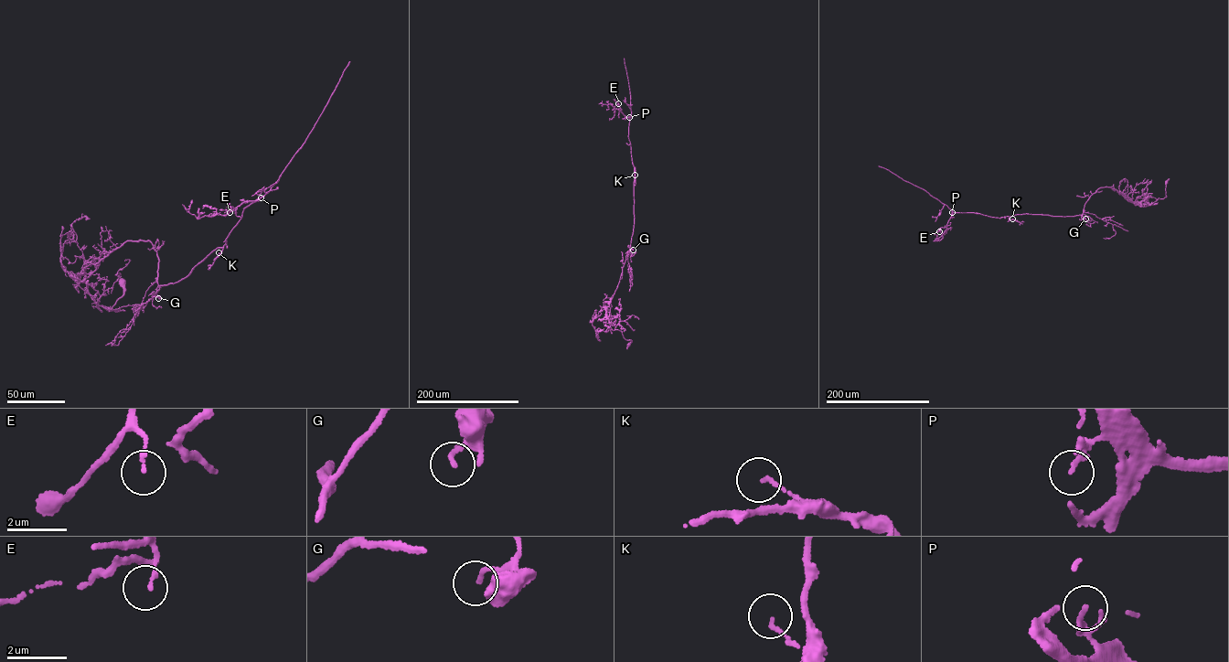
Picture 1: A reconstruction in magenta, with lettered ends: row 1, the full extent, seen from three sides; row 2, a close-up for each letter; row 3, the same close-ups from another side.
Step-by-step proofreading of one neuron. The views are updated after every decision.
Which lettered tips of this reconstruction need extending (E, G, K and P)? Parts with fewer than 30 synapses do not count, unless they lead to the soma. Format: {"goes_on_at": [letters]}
{"goes_on_at": []}

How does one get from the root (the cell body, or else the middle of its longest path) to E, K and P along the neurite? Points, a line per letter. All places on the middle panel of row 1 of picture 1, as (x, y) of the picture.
E: (628, 344), (632, 340), (613, 330), (608, 318), (634, 219), (629, 119), (618, 103)
K: (628, 344), (632, 340), (625, 338), (622, 331), (613, 330), (608, 317), (633, 233), (635, 175)
P: (628, 344), (632, 340), (625, 338), (622, 331), (613, 330), (608, 317), (634, 228), (635, 174), (629, 117)

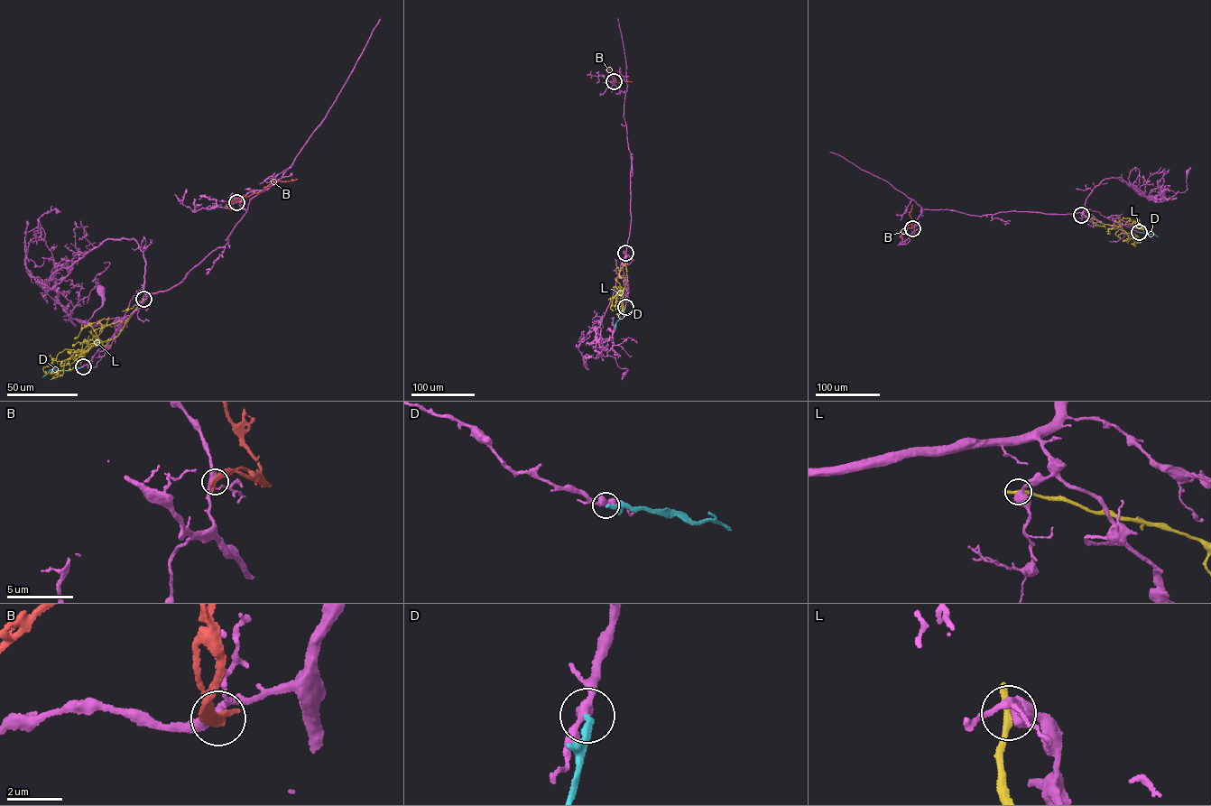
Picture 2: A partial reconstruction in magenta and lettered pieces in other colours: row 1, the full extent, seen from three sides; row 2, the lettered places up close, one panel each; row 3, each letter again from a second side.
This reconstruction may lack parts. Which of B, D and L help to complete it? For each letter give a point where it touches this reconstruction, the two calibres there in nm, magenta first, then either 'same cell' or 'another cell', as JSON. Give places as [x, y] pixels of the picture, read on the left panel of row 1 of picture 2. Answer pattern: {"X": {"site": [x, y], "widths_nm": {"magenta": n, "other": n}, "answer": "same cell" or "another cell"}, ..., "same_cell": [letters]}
{"B": {"site": [236, 202], "widths_nm": {"magenta": 280, "other": 340}, "answer": "another cell"}, "D": {"site": [83, 366], "widths_nm": {"magenta": 380, "other": 280}, "answer": "another cell"}, "L": {"site": [143, 299], "widths_nm": {"magenta": 440, "other": 320}, "answer": "another cell"}, "same_cell": []}

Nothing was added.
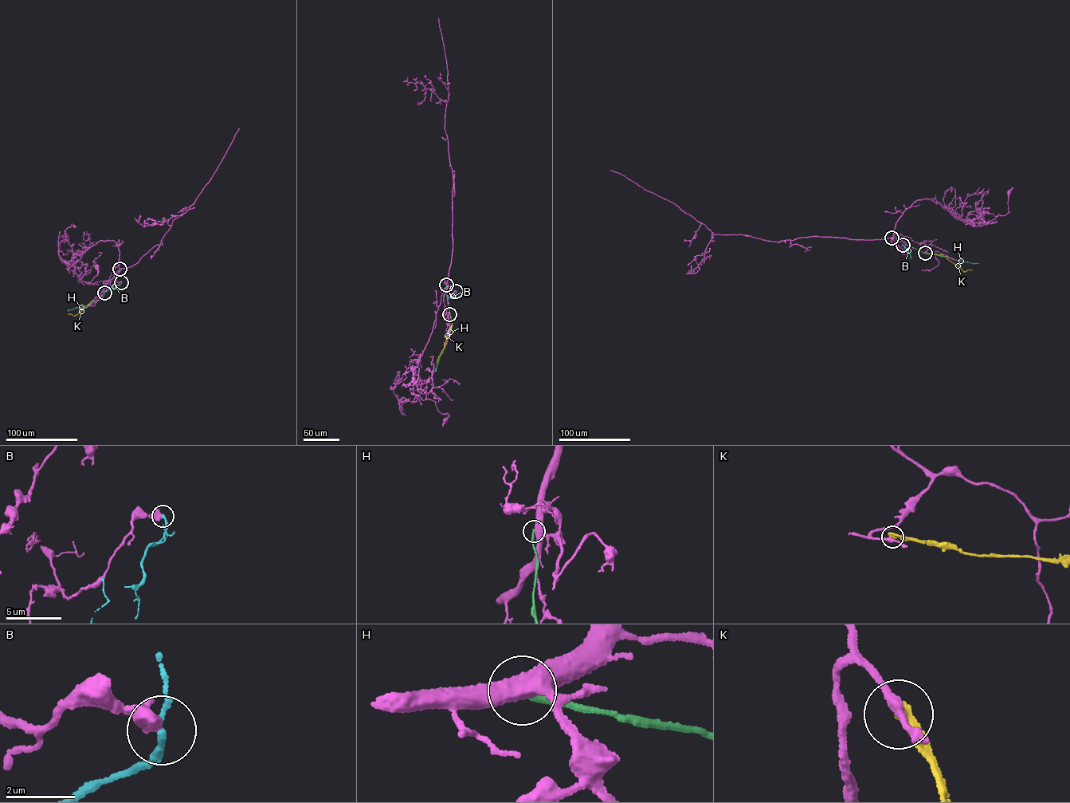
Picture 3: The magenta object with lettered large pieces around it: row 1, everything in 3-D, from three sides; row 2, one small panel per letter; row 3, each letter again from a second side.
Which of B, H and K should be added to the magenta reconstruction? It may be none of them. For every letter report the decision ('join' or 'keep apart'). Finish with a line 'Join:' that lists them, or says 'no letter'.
B: keep apart
H: keep apart
K: keep apart
Join: no letter

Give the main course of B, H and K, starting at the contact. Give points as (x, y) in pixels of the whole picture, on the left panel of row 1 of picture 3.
B: (121, 282), (103, 292)
H: (119, 269), (100, 300), (68, 310)
K: (104, 293), (101, 298), (91, 301), (76, 315), (68, 314)

